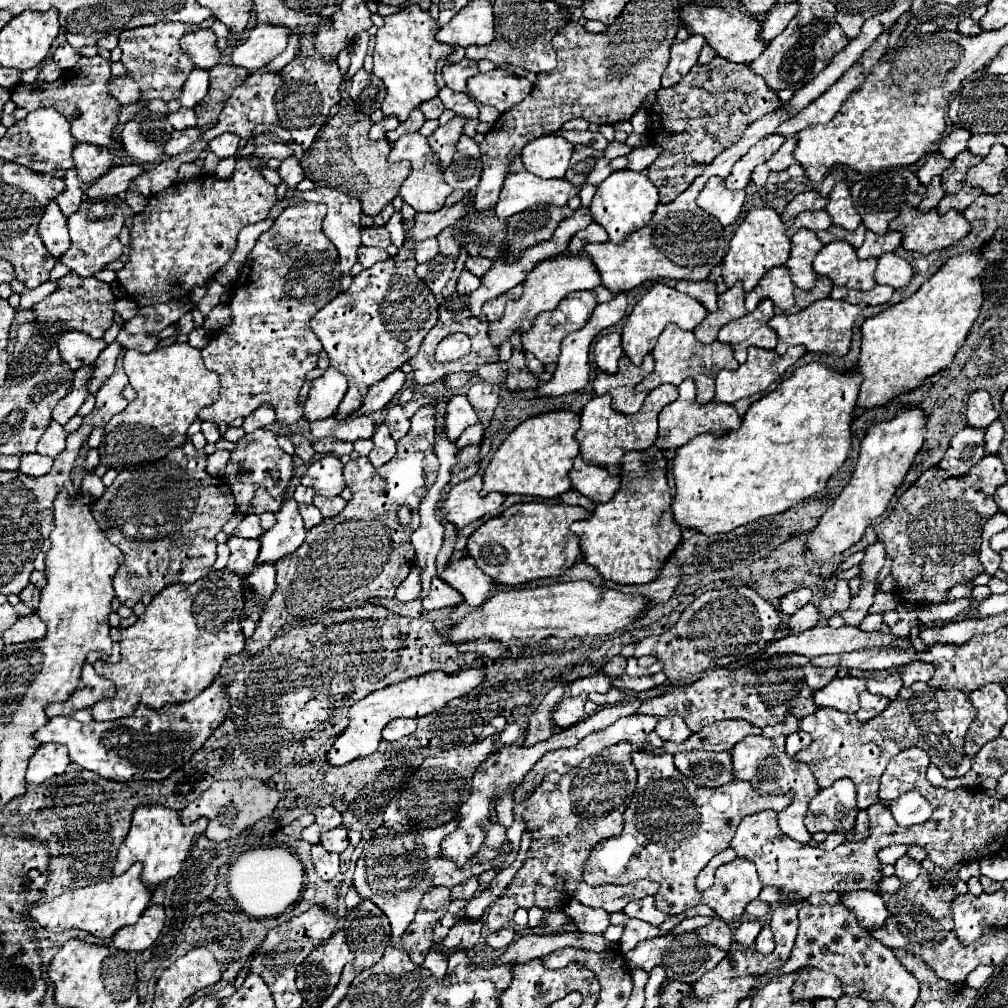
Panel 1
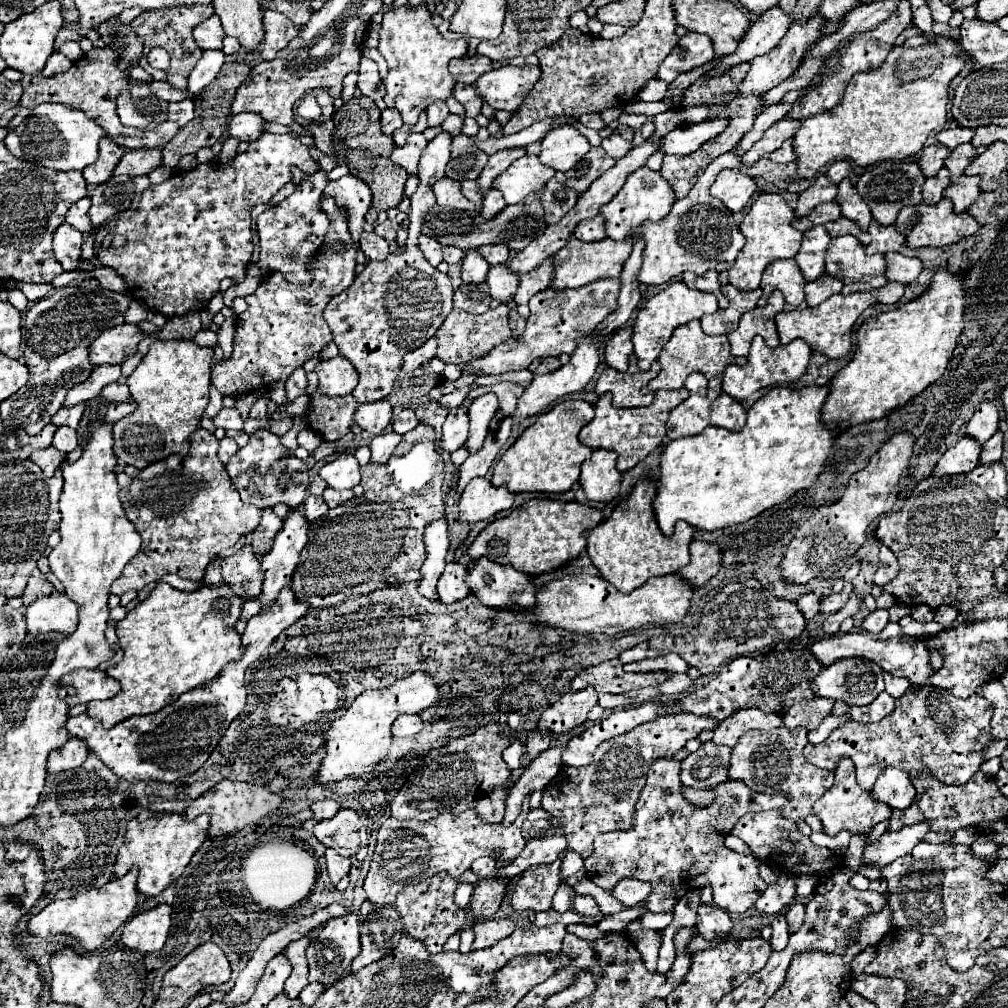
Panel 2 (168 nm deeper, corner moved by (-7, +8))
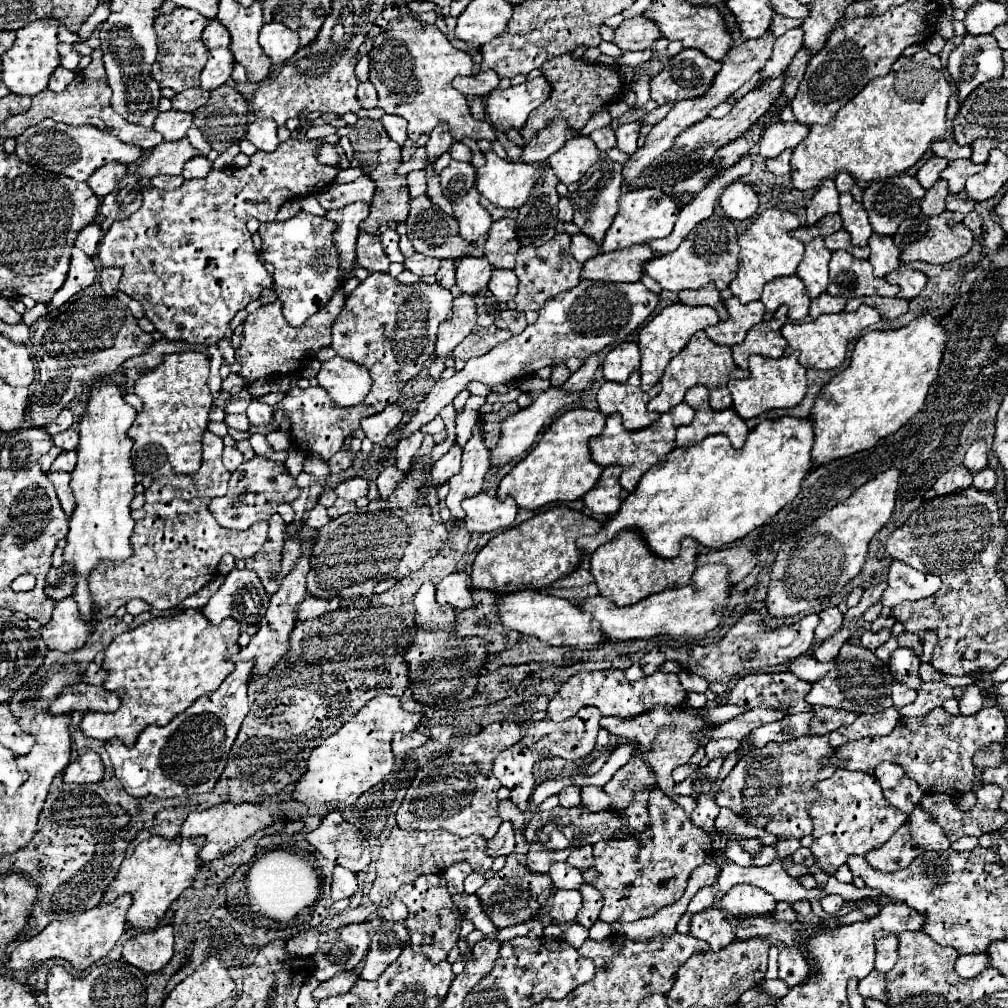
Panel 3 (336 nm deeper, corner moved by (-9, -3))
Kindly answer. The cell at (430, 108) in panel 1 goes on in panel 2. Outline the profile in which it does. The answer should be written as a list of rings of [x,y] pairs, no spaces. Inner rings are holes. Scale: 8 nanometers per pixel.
[[[434,102],[426,108],[426,114],[428,114],[428,126],[440,126],[448,116],[448,106],[446,102]]]

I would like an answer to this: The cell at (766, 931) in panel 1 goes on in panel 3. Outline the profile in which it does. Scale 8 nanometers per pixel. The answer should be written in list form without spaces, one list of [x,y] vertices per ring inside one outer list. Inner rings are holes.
[[[782,947],[778,963],[778,977],[784,979],[788,987],[800,985],[800,981],[808,975],[808,961],[804,961],[804,955],[796,947]]]

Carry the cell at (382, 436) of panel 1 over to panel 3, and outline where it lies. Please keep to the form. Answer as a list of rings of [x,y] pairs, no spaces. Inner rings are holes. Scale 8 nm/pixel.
[[[390,459],[390,461],[384,463],[384,467],[382,467],[382,471],[380,471],[378,479],[376,479],[378,491],[380,491],[380,497],[382,497],[382,499],[386,499],[386,497],[394,491],[396,483],[402,479],[402,475],[404,475],[404,473],[396,467],[394,459]]]

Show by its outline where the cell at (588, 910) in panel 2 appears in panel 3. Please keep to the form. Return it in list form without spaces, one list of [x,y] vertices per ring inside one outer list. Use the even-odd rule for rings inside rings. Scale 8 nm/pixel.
[[[582,885],[580,889],[584,901],[582,901],[582,909],[578,911],[576,915],[576,921],[584,927],[592,927],[596,921],[598,921],[598,915],[600,915],[600,909],[602,909],[602,895],[600,891],[596,891],[592,885]]]

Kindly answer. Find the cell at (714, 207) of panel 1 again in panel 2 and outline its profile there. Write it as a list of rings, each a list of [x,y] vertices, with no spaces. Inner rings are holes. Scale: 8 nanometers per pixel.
[[[722,170],[710,188],[710,194],[722,200],[732,212],[740,212],[754,196],[756,184],[740,170]]]

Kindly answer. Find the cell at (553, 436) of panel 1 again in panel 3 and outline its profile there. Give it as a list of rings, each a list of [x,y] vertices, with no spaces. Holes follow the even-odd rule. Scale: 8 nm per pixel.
[[[572,409],[560,415],[534,445],[534,449],[518,461],[498,485],[498,499],[514,497],[518,507],[536,511],[548,503],[570,503],[582,499],[598,481],[602,467],[590,459],[588,439],[602,433],[606,417],[600,411]]]

